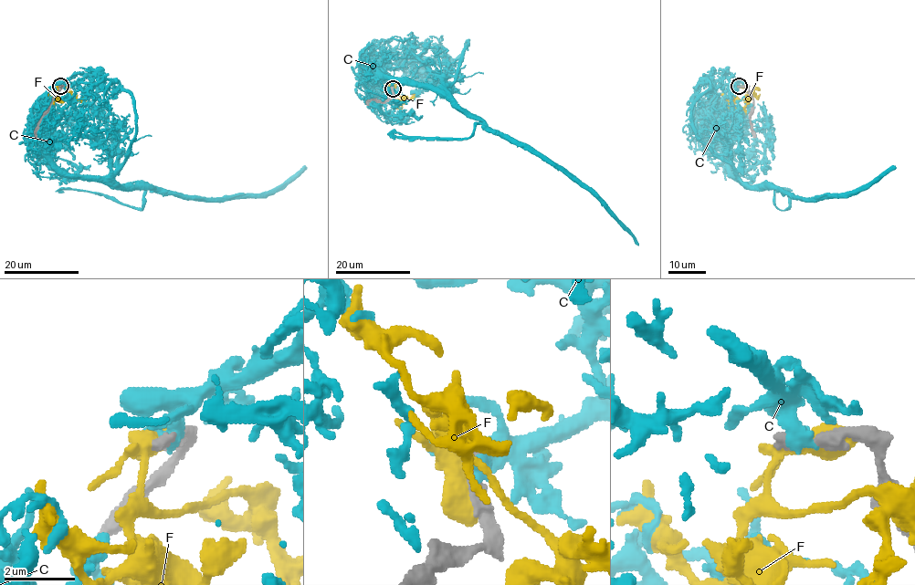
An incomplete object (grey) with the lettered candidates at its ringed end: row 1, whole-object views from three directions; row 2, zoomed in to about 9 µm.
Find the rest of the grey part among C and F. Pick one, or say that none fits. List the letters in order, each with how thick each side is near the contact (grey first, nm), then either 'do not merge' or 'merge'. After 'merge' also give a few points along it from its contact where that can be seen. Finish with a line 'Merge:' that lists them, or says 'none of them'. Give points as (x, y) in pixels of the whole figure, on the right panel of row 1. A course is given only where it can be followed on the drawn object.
C: 400/480 nm | do not merge
F: 320/750 nm | do not merge
Merge: none of them

